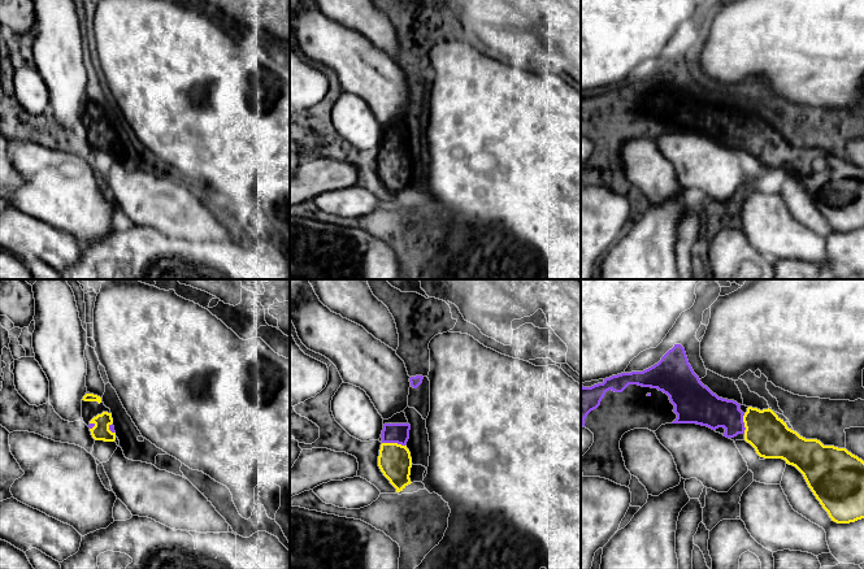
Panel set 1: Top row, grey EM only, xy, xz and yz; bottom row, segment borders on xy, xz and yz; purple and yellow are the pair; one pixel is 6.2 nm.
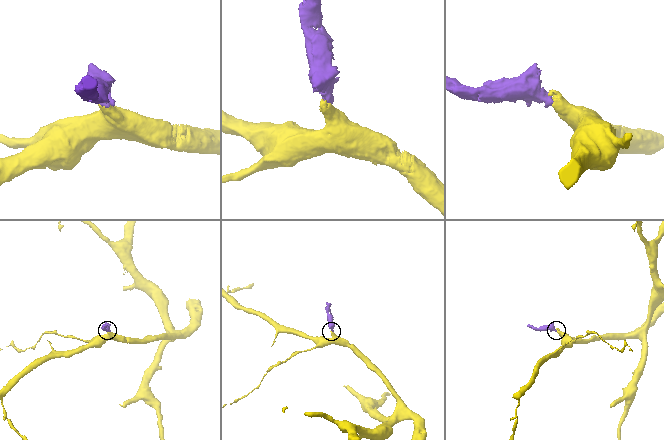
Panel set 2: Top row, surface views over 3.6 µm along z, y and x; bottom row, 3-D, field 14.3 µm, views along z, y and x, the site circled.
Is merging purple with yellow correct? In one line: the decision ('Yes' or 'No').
Yes

